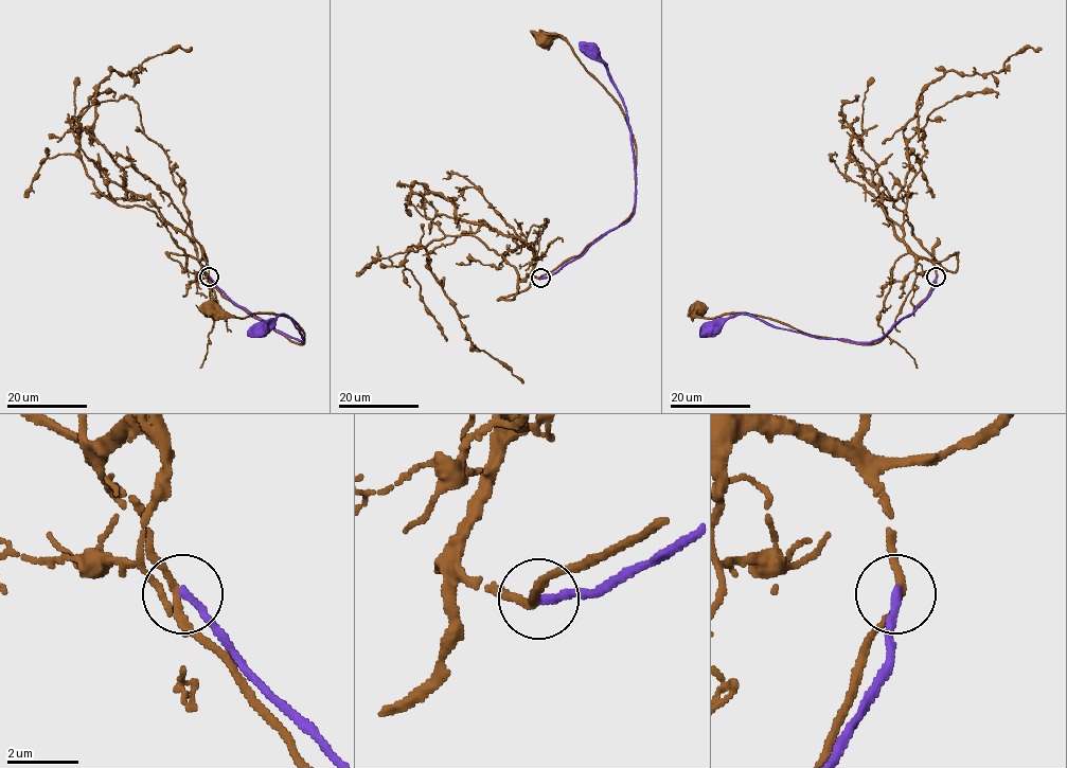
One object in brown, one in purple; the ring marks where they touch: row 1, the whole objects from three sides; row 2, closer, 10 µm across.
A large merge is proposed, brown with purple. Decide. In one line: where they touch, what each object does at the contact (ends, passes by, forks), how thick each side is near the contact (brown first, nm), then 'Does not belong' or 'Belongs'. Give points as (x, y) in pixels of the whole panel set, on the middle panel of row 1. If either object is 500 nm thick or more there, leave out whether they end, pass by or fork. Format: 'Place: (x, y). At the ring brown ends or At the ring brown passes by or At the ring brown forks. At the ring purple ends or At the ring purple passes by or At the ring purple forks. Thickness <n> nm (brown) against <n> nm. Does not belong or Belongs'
Place: (540, 278). At the ring brown passes by. At the ring purple ends. Thickness 190 nm (brown) against 200 nm. Does not belong

